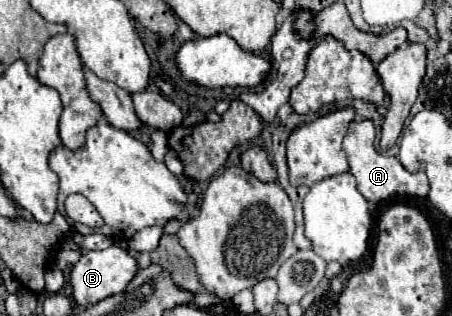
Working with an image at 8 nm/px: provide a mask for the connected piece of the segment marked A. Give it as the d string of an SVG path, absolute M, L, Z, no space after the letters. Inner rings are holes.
M362 119L362 121L352 121L350 129L344 137L344 151L348 155L350 163L350 173L358 181L360 193L370 201L378 203L390 195L414 195L414 197L426 197L428 195L428 177L424 171L424 163L420 163L418 171L408 171L396 157L392 155L382 155L376 145L376 127L372 119Z

